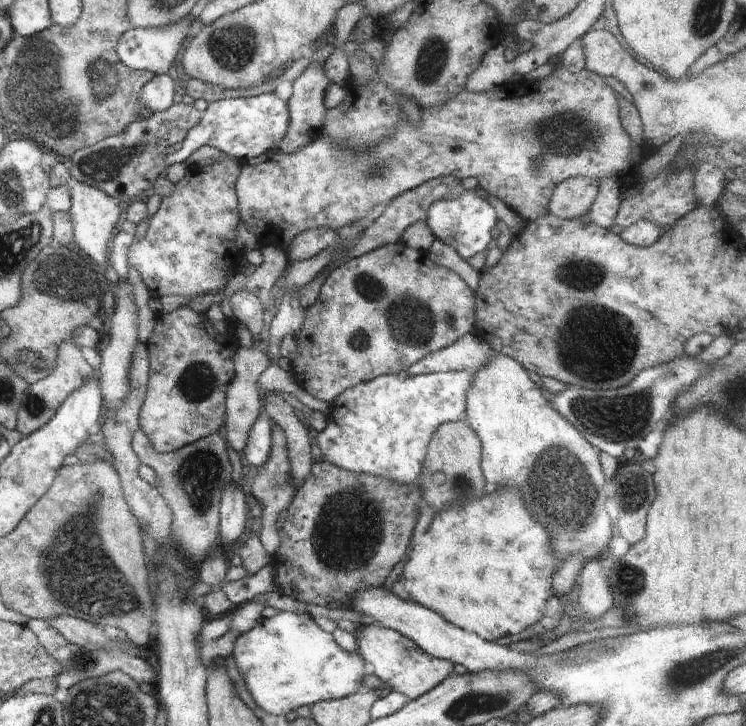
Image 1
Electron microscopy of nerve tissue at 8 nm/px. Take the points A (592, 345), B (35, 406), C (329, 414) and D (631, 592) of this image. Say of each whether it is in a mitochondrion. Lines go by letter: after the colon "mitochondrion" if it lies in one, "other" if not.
A: mitochondrion
B: mitochondrion
C: other
D: mitochondrion

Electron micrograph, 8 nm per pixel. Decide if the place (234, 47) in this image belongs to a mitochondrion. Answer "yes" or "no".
yes

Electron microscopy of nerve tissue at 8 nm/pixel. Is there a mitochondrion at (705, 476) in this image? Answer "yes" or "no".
no

